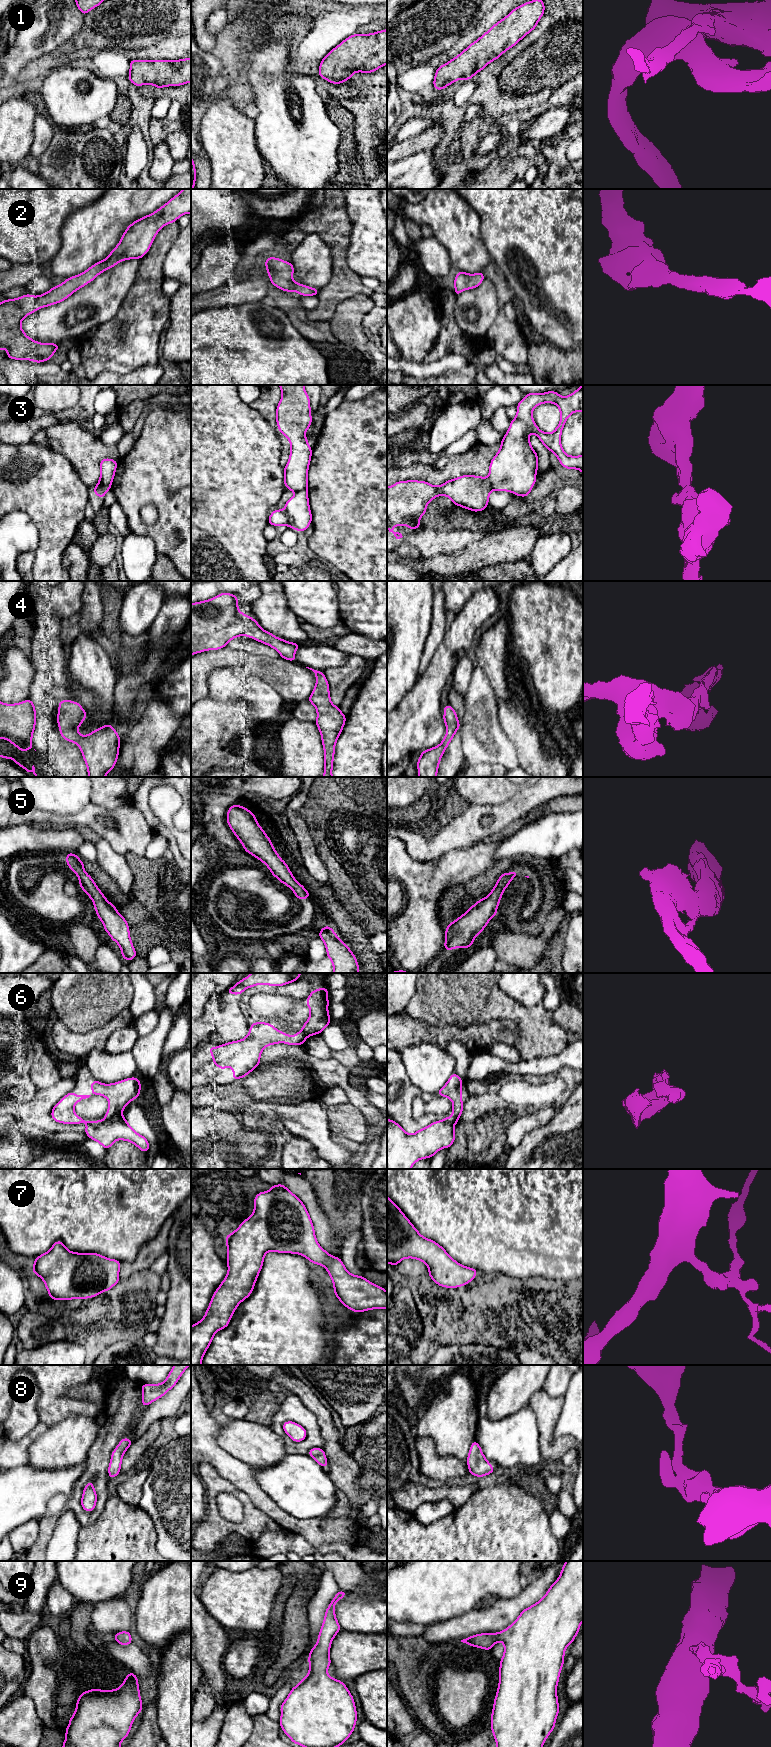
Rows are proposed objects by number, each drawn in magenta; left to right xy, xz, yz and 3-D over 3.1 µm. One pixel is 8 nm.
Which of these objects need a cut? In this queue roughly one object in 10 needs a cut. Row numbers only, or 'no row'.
3, 6

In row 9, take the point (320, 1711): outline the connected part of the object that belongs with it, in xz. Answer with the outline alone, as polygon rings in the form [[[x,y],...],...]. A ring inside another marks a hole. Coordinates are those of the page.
[[[340,1590],[331,1600],[325,1611],[325,1617],[319,1632],[316,1645],[311,1649],[308,1661],[309,1672],[281,1704],[281,1729],[294,1744],[303,1747],[339,1747],[350,1737],[355,1729],[357,1711],[354,1698],[343,1681],[331,1678],[327,1669],[332,1664],[329,1651],[331,1642],[341,1627],[335,1616],[335,1604],[348,1593]]]

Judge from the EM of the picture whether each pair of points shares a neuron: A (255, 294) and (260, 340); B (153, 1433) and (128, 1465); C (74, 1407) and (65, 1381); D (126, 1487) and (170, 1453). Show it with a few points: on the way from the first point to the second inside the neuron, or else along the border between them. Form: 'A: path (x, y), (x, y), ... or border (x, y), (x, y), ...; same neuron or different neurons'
A: border (267, 299), (235, 303), (233, 305); different neurons
B: path (146, 1441), (131, 1457); same neuron
C: path (65, 1406), (55, 1397), (56, 1390); same neuron
D: border (149, 1470), (142, 1493); different neurons

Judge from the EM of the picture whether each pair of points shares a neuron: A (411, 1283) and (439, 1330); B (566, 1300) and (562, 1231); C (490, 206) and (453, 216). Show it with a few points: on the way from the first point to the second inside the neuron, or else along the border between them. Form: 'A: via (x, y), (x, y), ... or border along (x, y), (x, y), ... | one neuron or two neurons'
A: via (424, 1290), (439, 1307), (439, 1317) | one neuron
B: border along (542, 1277), (572, 1280) | two neurons
C: border along (463, 199), (477, 213), (480, 220), (481, 233) | two neurons

